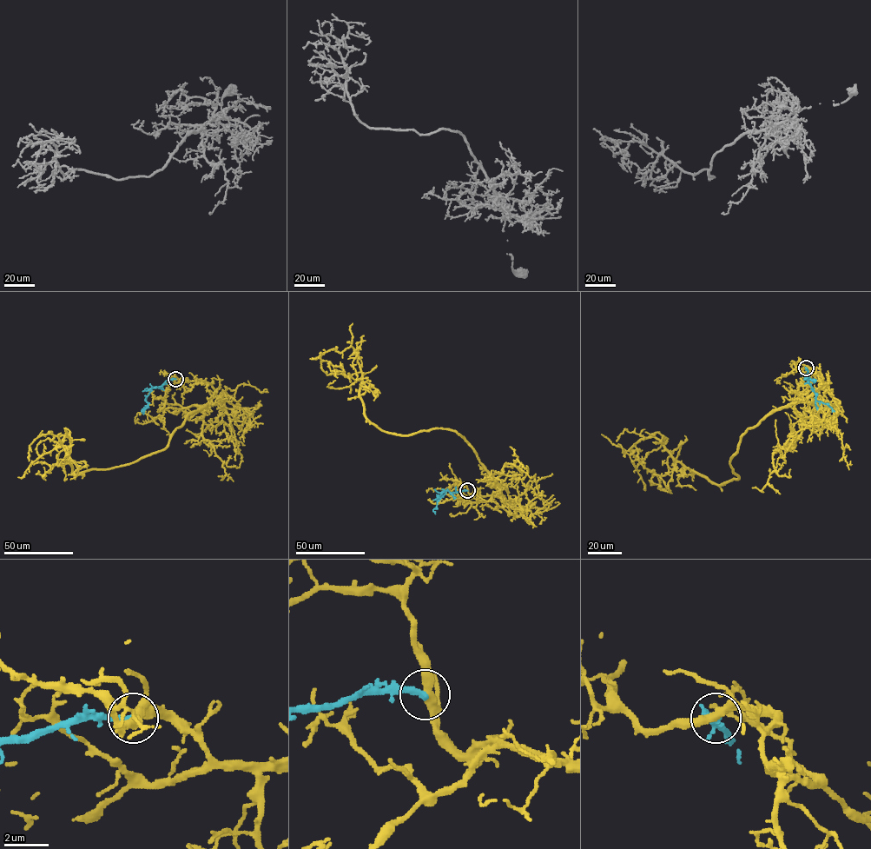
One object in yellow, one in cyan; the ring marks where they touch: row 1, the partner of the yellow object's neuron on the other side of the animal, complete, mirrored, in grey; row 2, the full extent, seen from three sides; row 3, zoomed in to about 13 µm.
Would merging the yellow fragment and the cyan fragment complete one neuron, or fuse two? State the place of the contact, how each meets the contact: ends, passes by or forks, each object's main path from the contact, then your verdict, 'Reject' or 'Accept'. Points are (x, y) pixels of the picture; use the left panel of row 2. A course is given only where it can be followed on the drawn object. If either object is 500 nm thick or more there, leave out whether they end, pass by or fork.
Place: (175, 379). At the ring yellow passes by. At the ring cyan ends. Course of yellow: (175, 379), (206, 381), (214, 392), (163, 449), (128, 463), (75, 474), (67, 434), (18, 477). Course of cyan: (175, 379), (168, 380), (150, 389), (145, 399), (148, 404), (141, 410), (143, 414). Reject

